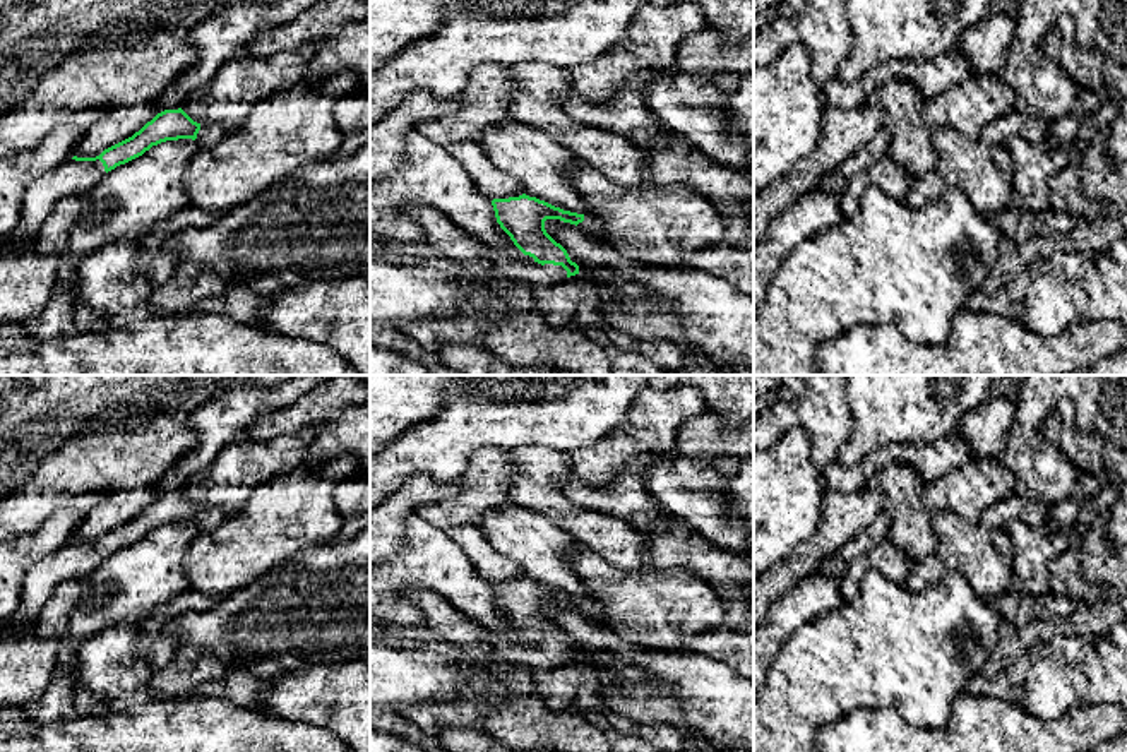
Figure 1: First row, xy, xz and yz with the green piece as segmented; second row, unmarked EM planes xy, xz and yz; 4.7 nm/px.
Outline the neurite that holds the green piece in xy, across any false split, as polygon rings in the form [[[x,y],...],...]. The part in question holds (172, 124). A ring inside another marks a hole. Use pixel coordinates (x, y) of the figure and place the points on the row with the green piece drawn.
[[[182,108],[164,110],[132,137],[104,149],[96,158],[77,158],[41,173],[26,190],[21,219],[12,235],[38,235],[53,207],[74,195],[87,194],[108,171],[125,164],[152,146],[166,140],[192,139],[200,149],[228,135],[219,123],[197,123]]]

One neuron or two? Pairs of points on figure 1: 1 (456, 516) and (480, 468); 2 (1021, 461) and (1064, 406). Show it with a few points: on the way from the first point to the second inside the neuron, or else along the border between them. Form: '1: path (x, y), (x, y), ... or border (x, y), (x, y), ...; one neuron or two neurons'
1: path (468, 504), (480, 492), (480, 480); one neuron
2: border (1061, 399), (1040, 432), (1050, 444); two neurons

